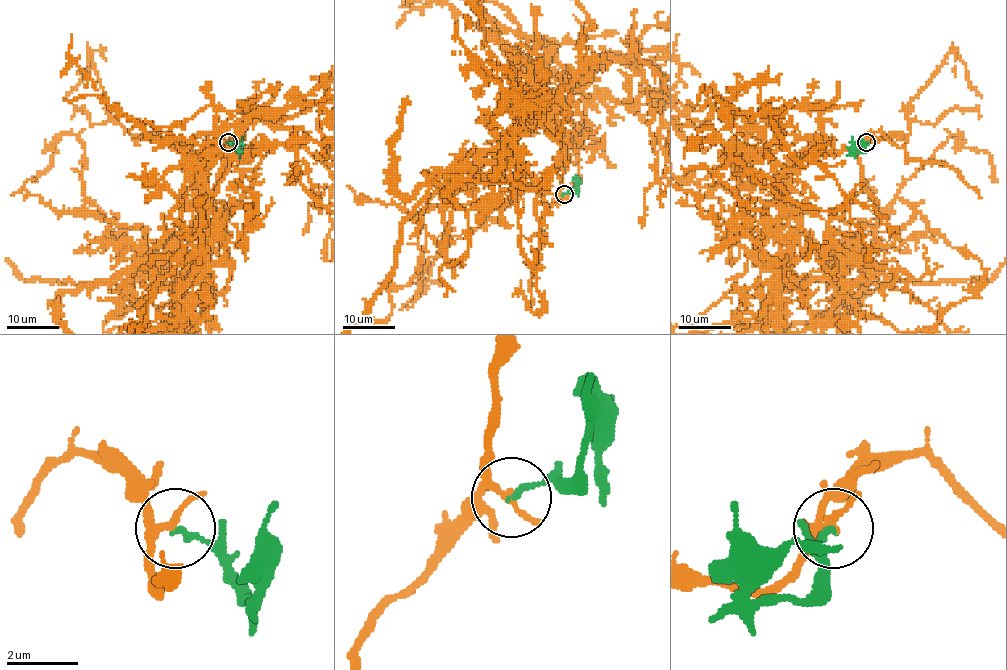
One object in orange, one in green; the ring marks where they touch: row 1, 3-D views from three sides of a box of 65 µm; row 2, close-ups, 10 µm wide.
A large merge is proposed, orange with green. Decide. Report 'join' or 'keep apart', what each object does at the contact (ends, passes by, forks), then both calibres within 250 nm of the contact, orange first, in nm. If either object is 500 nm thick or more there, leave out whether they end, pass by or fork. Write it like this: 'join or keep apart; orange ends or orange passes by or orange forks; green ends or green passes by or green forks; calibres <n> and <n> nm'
join; orange forks; green ends; calibres 180 and 150 nm

